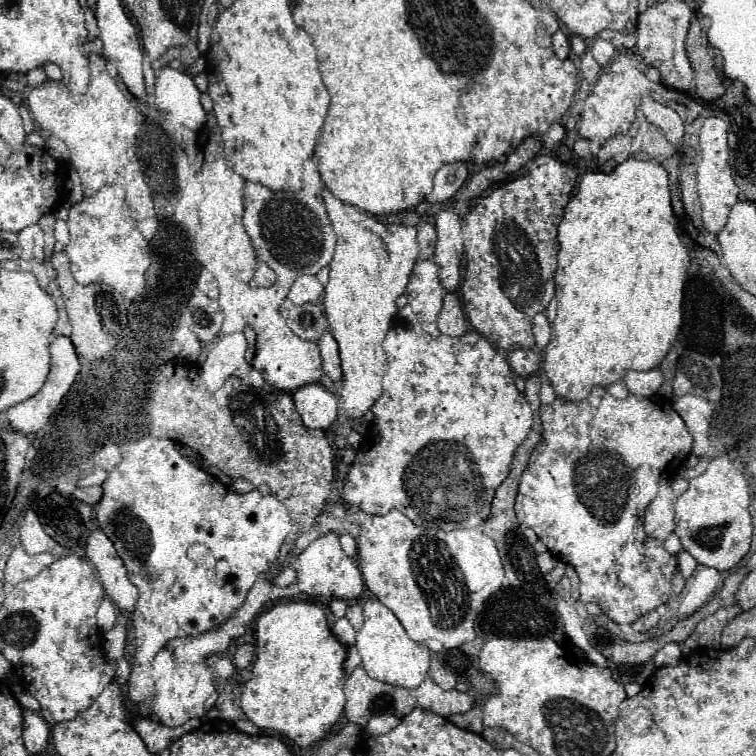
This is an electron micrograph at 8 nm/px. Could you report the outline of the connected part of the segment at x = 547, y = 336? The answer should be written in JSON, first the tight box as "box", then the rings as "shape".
{"box":[533,314,551,350],"shape":[[[537,314],[537,316],[533,318],[533,334],[535,334],[537,346],[539,346],[541,350],[545,350],[545,346],[547,346],[549,340],[551,340],[551,326],[549,326],[545,314]]]}

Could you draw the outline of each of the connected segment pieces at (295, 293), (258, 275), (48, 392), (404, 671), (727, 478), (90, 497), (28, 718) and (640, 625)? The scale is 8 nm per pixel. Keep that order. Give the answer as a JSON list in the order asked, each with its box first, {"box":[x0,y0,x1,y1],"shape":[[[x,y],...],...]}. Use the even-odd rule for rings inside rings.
[{"box":[287,274,323,304],"shape":[[[307,274],[307,276],[299,276],[293,282],[287,298],[293,304],[307,304],[307,302],[315,302],[321,294],[323,294],[323,286],[319,284],[317,276],[309,276]]]},{"box":[255,262,275,286],"shape":[[[259,262],[259,268],[255,272],[255,284],[257,286],[271,286],[273,282],[275,282],[275,272],[265,262]]]},{"box":[5,336,81,434],"shape":[[[65,336],[55,338],[55,340],[51,342],[49,354],[51,354],[51,372],[49,372],[47,382],[43,384],[43,388],[41,388],[35,396],[31,396],[31,398],[27,398],[27,400],[15,404],[13,408],[9,408],[9,410],[5,412],[5,414],[7,414],[7,422],[9,422],[15,430],[19,430],[19,432],[25,432],[25,434],[35,434],[35,432],[39,432],[39,430],[47,424],[49,416],[51,416],[53,410],[59,406],[59,402],[61,402],[63,396],[69,392],[73,380],[75,380],[77,374],[79,374],[81,364],[79,364],[79,360],[77,360],[77,354],[75,354],[73,344],[71,344],[69,338],[65,338]]]},{"box":[355,596,431,688],"shape":[[[371,596],[365,602],[363,614],[365,614],[365,624],[357,632],[355,646],[363,658],[361,666],[365,668],[365,672],[371,678],[387,682],[387,684],[397,684],[403,688],[417,688],[427,678],[427,670],[431,664],[431,654],[427,646],[413,642],[407,636],[401,622],[397,620],[397,616],[389,608],[385,608],[375,596]]]},{"box":[675,458,753,572],"shape":[[[713,458],[707,466],[707,470],[689,480],[689,488],[675,500],[675,534],[681,538],[683,550],[689,552],[699,564],[717,568],[721,572],[727,572],[735,568],[749,552],[751,546],[751,536],[753,536],[753,522],[751,522],[751,496],[749,496],[749,486],[745,480],[745,474],[739,470],[737,464],[733,464],[727,458]]]},{"box":[73,486,101,504],"shape":[[[87,486],[87,488],[75,488],[73,496],[81,502],[87,502],[87,504],[97,504],[99,498],[101,498],[101,488],[99,486]]]},{"box":[23,710,50,755],"shape":[[[23,710],[23,742],[32,755],[42,755],[50,736],[49,722],[37,712]]]},{"box":[633,610,659,632],"shape":[[[653,610],[653,612],[645,614],[645,616],[641,616],[641,618],[633,624],[633,630],[635,630],[635,632],[647,632],[647,630],[651,630],[657,622],[659,622],[659,614],[657,614],[657,610]]]}]

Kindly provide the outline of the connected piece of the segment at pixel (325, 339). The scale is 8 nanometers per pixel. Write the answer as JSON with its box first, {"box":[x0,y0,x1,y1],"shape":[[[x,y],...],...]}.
{"box":[317,332,341,382],"shape":[[[325,332],[325,336],[321,336],[321,340],[317,340],[321,356],[323,356],[323,372],[341,382],[341,364],[339,364],[339,350],[337,350],[337,342],[333,338],[331,332]]]}

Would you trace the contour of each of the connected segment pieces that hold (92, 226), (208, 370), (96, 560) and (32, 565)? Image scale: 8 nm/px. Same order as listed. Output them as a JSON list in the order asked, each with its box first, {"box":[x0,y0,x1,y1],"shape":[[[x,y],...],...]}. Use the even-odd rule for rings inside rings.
[{"box":[63,184,151,300],"shape":[[[109,184],[103,186],[95,196],[71,206],[67,218],[71,242],[63,248],[63,252],[69,256],[71,272],[79,284],[107,284],[123,294],[123,298],[135,300],[145,288],[145,272],[151,264],[151,258],[147,240],[137,230],[137,224],[129,218],[127,205],[127,190],[123,190],[119,184]]]},{"box":[201,332,247,392],"shape":[[[233,332],[229,336],[221,336],[207,360],[201,366],[201,382],[207,386],[209,392],[215,392],[223,386],[223,382],[235,374],[235,370],[245,362],[247,352],[247,338],[243,332]]]},{"box":[85,530,139,610],"shape":[[[95,530],[87,538],[87,548],[85,548],[87,558],[95,564],[101,584],[105,588],[105,596],[115,602],[123,610],[133,610],[137,604],[139,590],[135,584],[129,582],[127,570],[117,556],[113,542],[105,536],[105,532]]]},{"box":[3,546,55,586],"shape":[[[17,546],[11,552],[11,556],[9,556],[9,560],[7,560],[5,568],[3,568],[5,582],[15,586],[15,584],[19,584],[23,580],[29,580],[29,578],[37,576],[43,568],[47,568],[53,560],[55,560],[53,554],[35,554],[35,556],[29,556],[29,554],[25,554],[25,550],[21,546]]]}]

